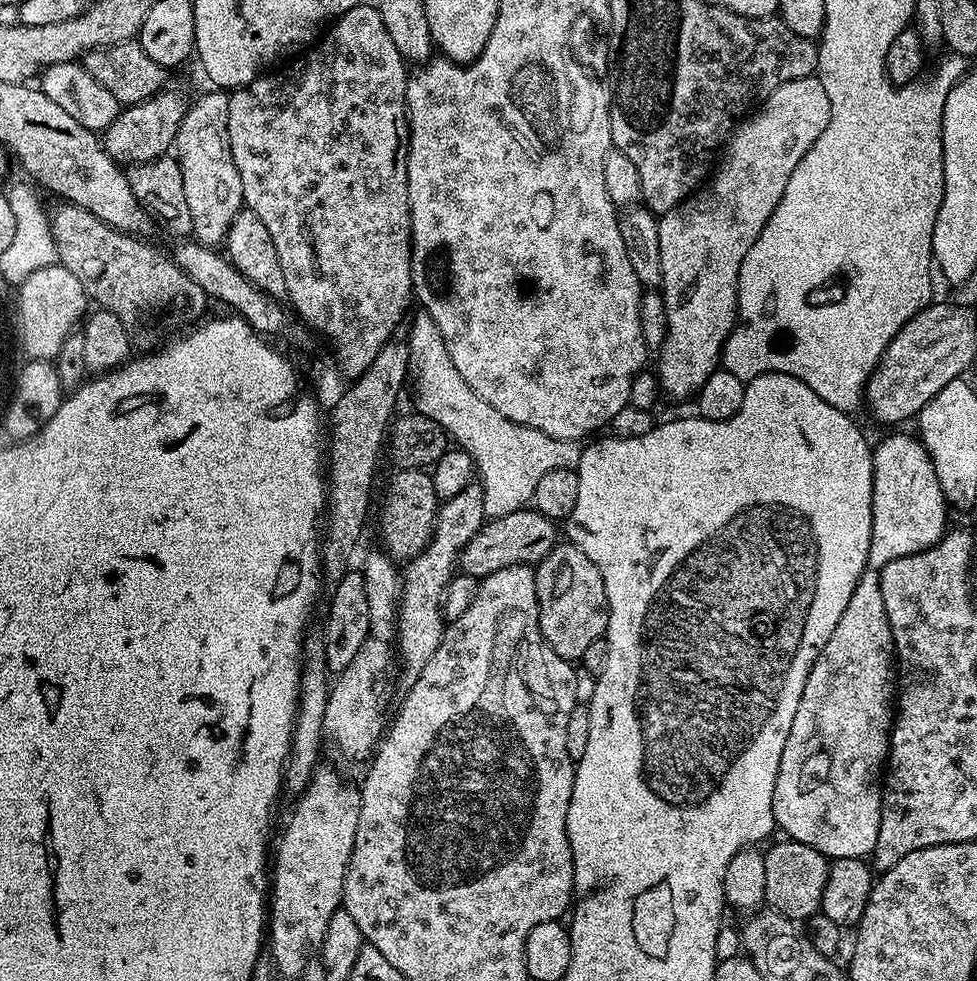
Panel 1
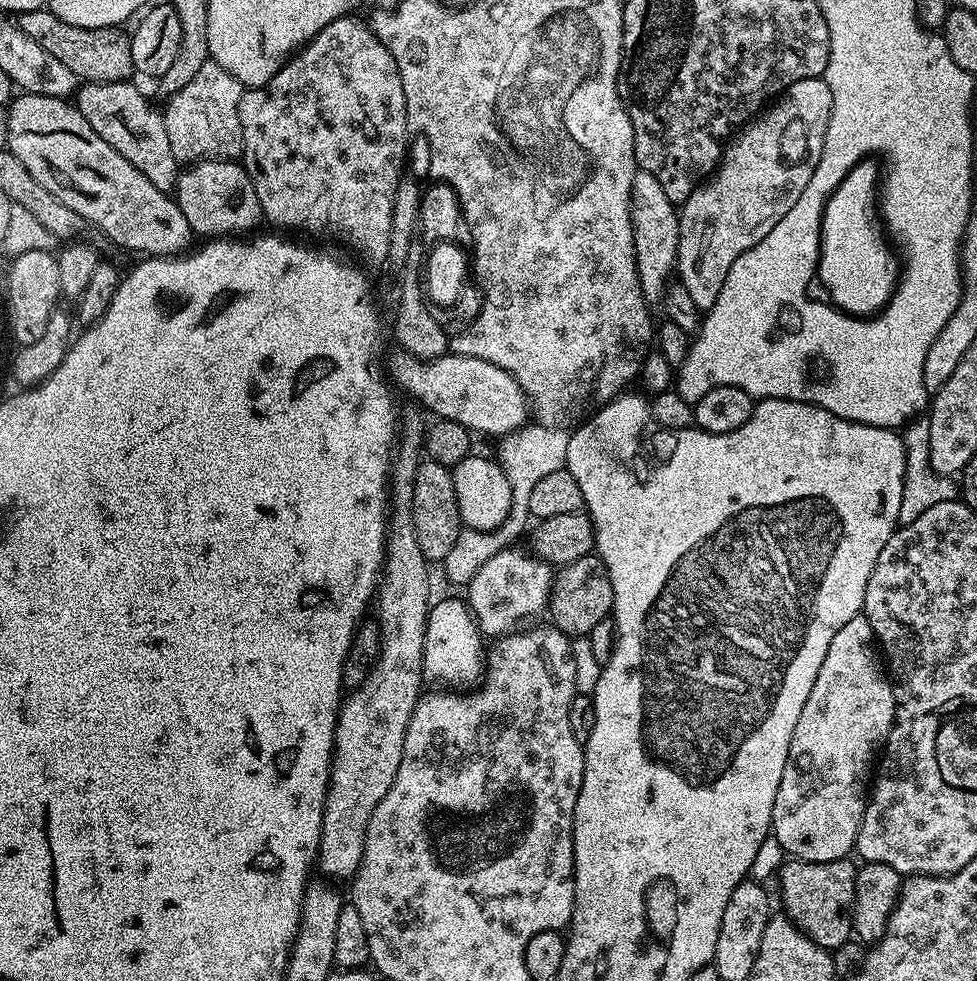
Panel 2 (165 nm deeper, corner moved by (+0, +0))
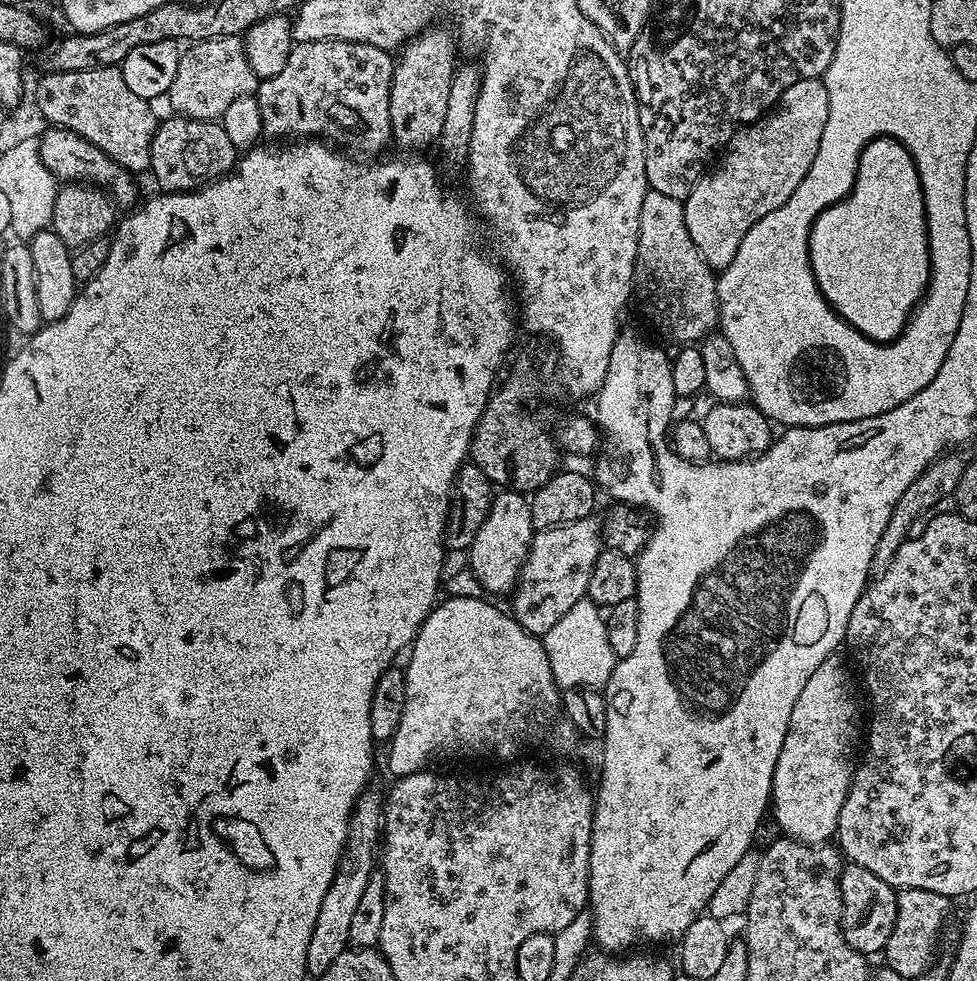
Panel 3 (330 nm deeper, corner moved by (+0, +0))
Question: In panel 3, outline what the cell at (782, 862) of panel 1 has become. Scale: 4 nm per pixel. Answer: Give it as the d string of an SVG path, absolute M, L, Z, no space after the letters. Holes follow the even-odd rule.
M849 863L840 874L840 893L844 907L844 915L840 917L840 928L844 931L846 942L865 958L872 958L875 952L876 955L883 953L890 938L890 930L894 930L897 889L882 882L878 874L870 874L870 870Z

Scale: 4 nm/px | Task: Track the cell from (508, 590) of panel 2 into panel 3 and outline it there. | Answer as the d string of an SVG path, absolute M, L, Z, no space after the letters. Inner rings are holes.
M595 515L562 526L539 529L532 537L528 556L512 589L512 615L528 633L543 637L575 602L585 599L590 573L602 551L601 521Z

